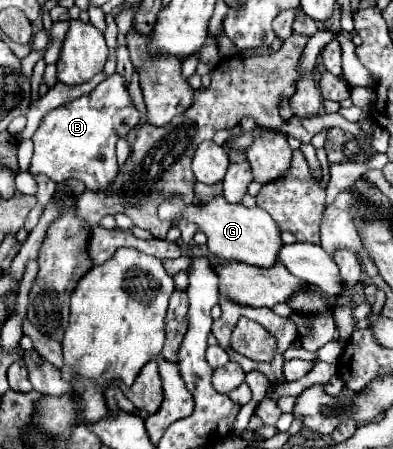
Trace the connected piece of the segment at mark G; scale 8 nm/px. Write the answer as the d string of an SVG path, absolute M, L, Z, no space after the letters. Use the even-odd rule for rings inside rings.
M168 195L158 207L158 217L170 221L172 225L178 225L180 221L198 225L198 231L208 237L206 247L210 249L210 253L226 261L242 261L256 267L272 267L276 263L276 253L282 247L280 231L266 211L262 211L260 207L248 209L244 205L232 205L222 195L216 195L202 205L186 205L182 195Z

